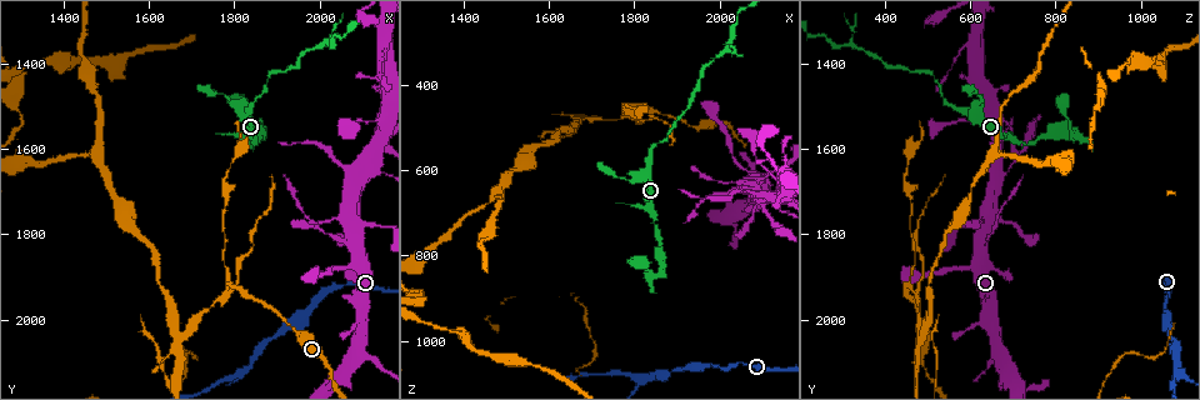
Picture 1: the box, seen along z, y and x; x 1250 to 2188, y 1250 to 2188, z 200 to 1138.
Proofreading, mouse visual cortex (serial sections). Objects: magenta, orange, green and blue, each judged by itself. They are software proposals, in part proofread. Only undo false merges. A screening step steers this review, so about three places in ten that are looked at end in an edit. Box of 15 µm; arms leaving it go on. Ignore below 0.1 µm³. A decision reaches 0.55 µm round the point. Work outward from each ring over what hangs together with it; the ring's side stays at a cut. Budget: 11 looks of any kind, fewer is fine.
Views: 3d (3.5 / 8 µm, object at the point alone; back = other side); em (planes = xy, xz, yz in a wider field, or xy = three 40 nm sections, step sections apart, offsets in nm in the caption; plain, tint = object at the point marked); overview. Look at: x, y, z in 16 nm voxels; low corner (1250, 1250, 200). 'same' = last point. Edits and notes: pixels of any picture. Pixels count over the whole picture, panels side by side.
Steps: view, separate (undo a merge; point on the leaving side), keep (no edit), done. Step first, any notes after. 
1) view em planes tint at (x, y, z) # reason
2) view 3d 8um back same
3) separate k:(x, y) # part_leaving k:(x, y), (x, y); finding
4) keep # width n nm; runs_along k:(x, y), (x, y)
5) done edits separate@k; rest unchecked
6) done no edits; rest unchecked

view 3d 3.5um at (1815, 1500, 610) # thick turns thin

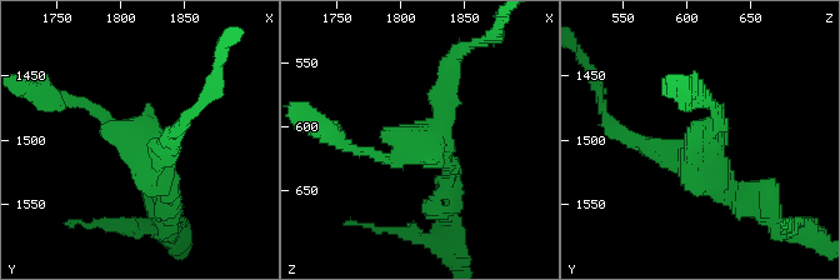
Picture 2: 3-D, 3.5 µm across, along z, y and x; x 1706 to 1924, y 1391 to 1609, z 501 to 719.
view em xy step 1 plain at (1808, 1496, 614)

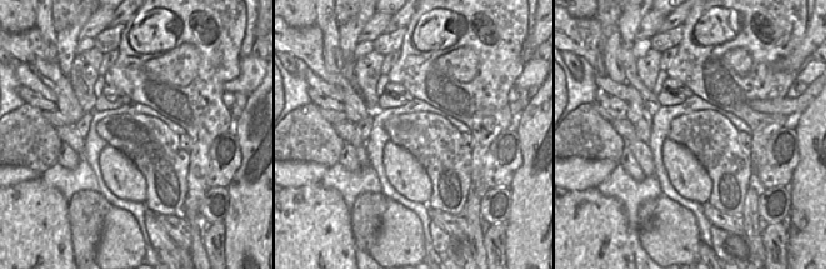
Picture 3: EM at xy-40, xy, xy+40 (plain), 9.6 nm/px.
view em xy step 1 tint same # where the object lies

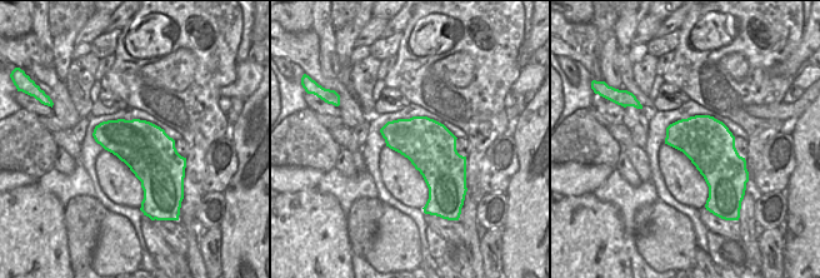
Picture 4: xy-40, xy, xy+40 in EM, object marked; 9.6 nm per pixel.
keep # runs_along 2:(175, 194), (140, 136), (68, 98); continuous, no second cell

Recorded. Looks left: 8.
view 3d 3.5um at (1845, 1580, 725) # thin neck

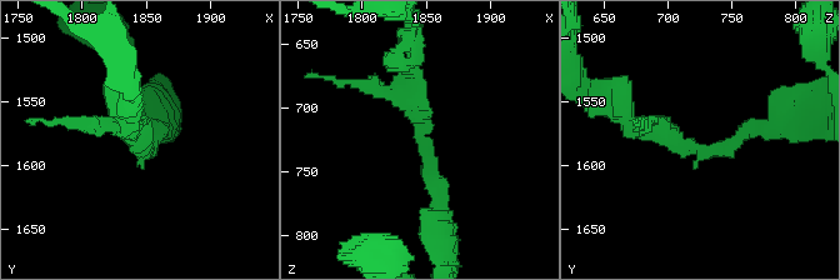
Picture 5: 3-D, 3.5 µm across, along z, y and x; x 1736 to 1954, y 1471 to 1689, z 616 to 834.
view em xy step 1 tint at (1846, 1586, 724) # arm_widths 200, 200 nm

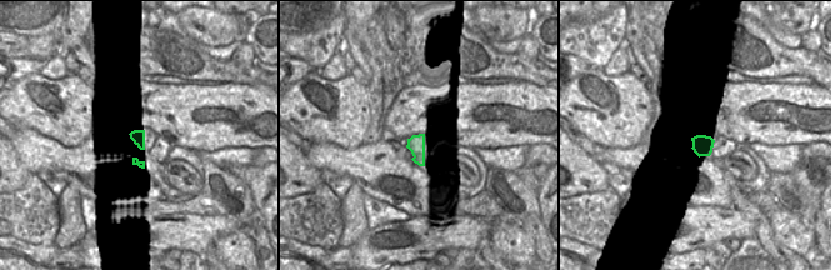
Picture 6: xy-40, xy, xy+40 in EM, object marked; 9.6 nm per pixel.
keep # continuous, no second cell

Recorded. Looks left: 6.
view 3d 3.5um at (2150, 1535, 665) # four or more arms meet

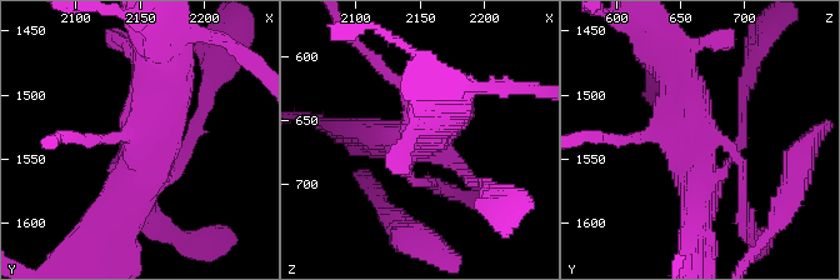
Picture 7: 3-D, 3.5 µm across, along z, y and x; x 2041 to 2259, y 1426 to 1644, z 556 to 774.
view em xy step 3 plain at (2146, 1536, 670)

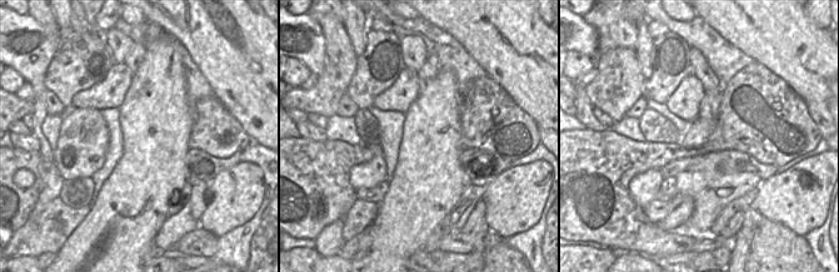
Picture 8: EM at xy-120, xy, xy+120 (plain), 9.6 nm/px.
view em xy step 3 tint same # with the object marked

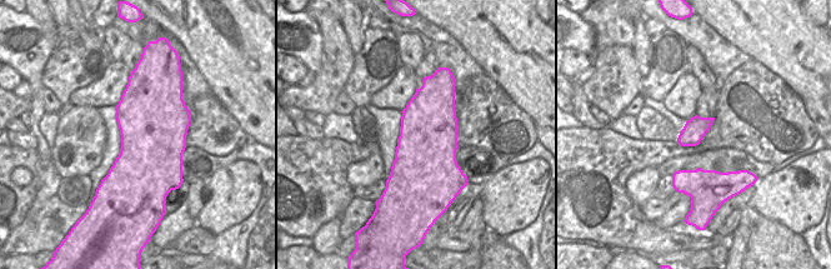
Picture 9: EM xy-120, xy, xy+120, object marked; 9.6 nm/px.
keep # width 600 nm; runs_along 7:(110, 223), (149, 164), (156, 69); continuous, no second cell

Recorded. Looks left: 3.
view 3d 8um at (1850, 1570, 850) # abrupt turn

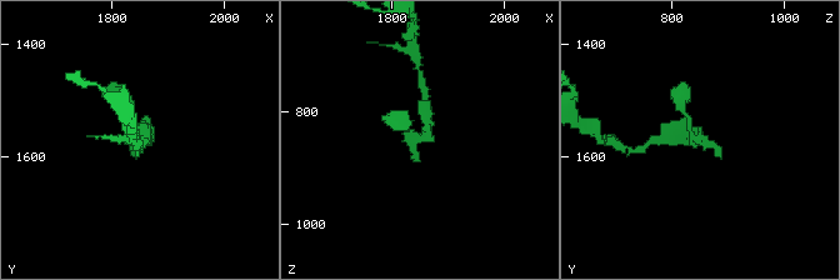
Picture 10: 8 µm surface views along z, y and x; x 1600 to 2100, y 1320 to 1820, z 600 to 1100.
view 3d 3.5um at (1855, 1565, 845) # closer look

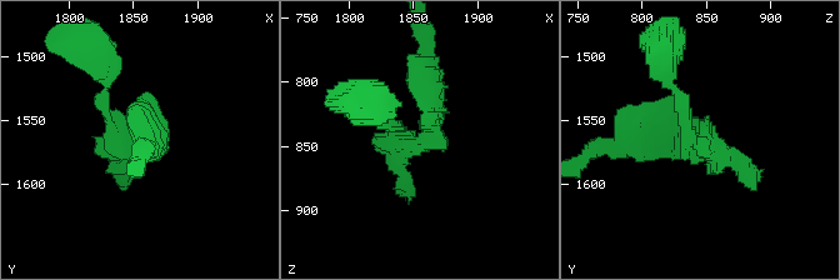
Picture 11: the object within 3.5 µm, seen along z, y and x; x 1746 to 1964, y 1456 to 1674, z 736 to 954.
view em xy step 5 tint at (1856, 1564, 850)

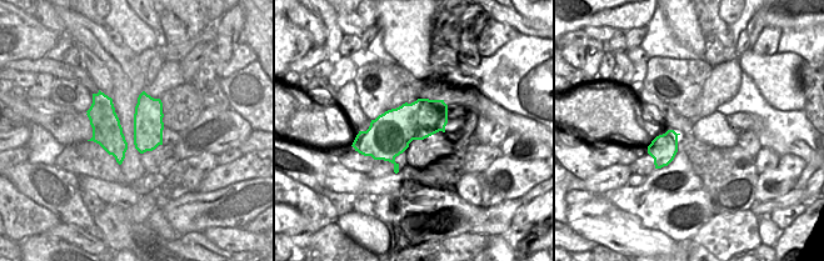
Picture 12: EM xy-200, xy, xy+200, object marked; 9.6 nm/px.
separate 11:(666, 84) # part_leaving 11:(689, 134), (663, 65), (663, 38); a second cell is stuck on

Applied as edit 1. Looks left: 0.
done edits separate@11; rest unchecked

